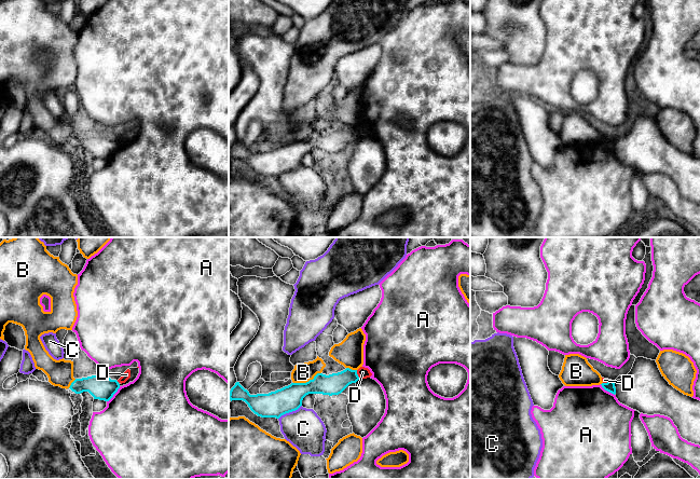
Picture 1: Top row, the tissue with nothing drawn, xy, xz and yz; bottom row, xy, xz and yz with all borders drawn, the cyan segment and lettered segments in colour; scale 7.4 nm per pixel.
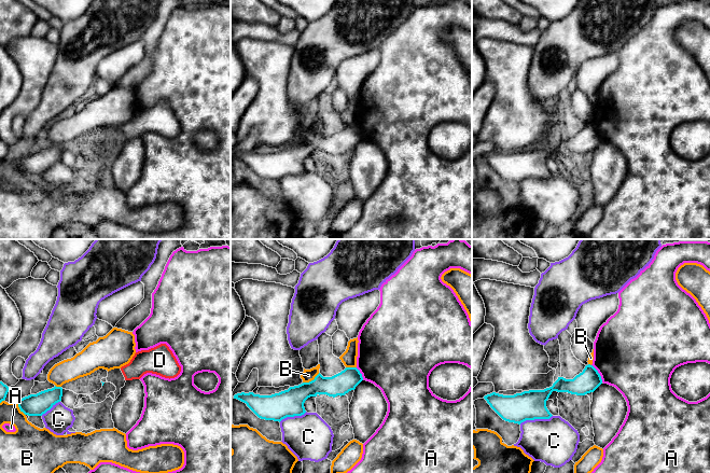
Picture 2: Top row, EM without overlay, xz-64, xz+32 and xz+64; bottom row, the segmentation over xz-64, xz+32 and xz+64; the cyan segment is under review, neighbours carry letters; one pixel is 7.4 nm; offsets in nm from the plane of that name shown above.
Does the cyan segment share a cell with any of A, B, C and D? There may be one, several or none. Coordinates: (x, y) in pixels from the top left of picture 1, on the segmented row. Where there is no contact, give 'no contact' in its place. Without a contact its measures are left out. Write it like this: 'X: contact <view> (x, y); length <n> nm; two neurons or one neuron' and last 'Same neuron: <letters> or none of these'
A: contact xy (114, 393); length 160 nm; two neurons
B: contact xz (306, 382); length 220 nm; two neurons
C: contact xz (289, 411); length 200 nm; two neurons
D: contact xz (357, 374); length 70 nm; two neurons
Same neuron: none of these

